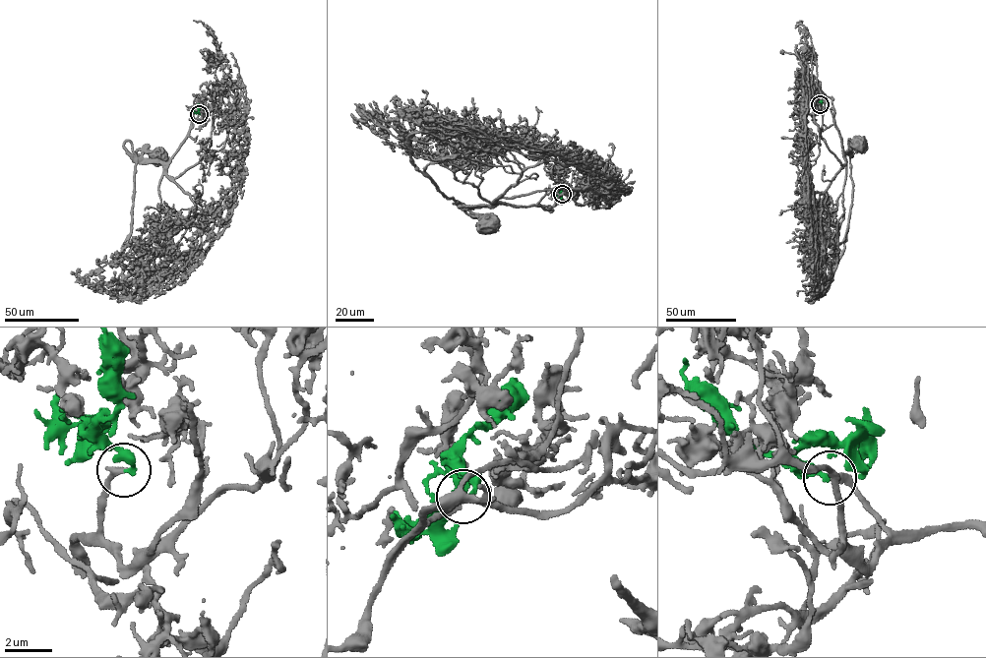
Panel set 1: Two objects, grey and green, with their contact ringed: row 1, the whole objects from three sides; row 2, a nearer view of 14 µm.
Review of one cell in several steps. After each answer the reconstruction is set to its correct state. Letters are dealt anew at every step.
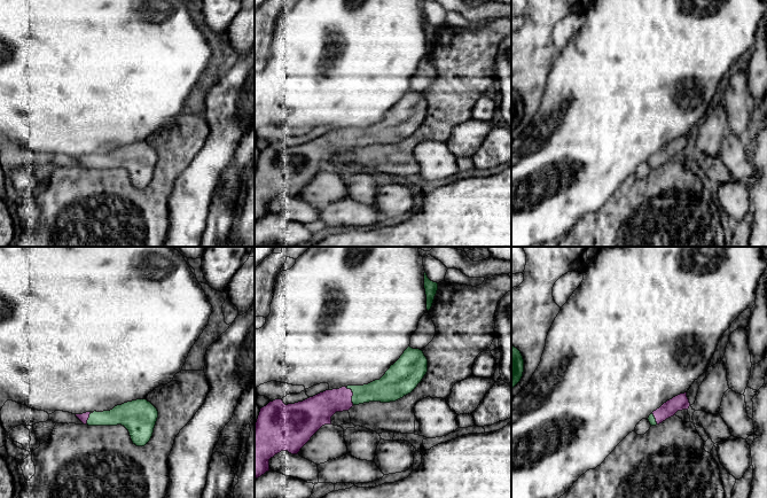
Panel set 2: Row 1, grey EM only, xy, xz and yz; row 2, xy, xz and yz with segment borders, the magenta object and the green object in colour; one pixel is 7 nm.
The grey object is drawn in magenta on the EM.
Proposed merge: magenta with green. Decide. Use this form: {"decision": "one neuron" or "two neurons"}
{"decision": "one neuron"}

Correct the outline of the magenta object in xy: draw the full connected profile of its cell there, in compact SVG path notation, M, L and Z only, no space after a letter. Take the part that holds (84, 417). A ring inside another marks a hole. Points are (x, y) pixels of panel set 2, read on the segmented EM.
M136 399L110 411L86 412L76 417L88 426L124 426L133 444L144 446L151 438L158 418L157 408L147 399Z

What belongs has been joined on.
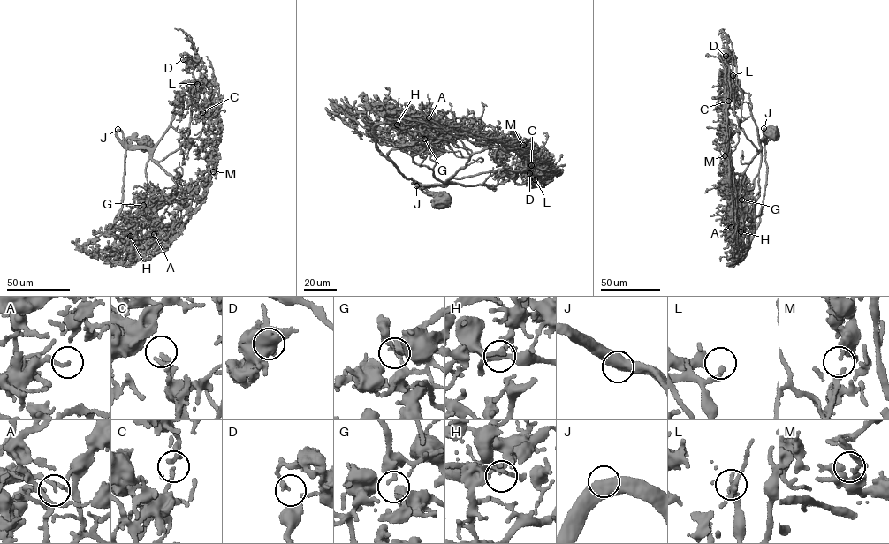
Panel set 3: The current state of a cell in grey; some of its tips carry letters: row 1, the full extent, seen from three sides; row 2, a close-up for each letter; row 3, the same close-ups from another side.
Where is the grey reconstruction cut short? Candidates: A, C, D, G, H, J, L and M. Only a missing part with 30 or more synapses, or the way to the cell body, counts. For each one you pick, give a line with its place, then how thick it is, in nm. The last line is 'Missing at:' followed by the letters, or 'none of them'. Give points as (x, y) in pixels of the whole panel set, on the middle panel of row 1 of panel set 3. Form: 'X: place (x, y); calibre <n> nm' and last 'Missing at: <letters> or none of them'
Missing at: none of them

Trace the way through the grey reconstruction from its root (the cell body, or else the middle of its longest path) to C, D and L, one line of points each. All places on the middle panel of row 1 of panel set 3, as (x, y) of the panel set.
C: (443, 199), (438, 194), (419, 187), (443, 185), (449, 179), (497, 169), (543, 172), (532, 161), (531, 165)
D: (443, 199), (419, 187), (498, 170), (516, 183), (529, 181), (535, 187), (529, 173)
L: (443, 199), (419, 187), (443, 185), (449, 179), (498, 169), (526, 170), (537, 176), (533, 176), (535, 179)

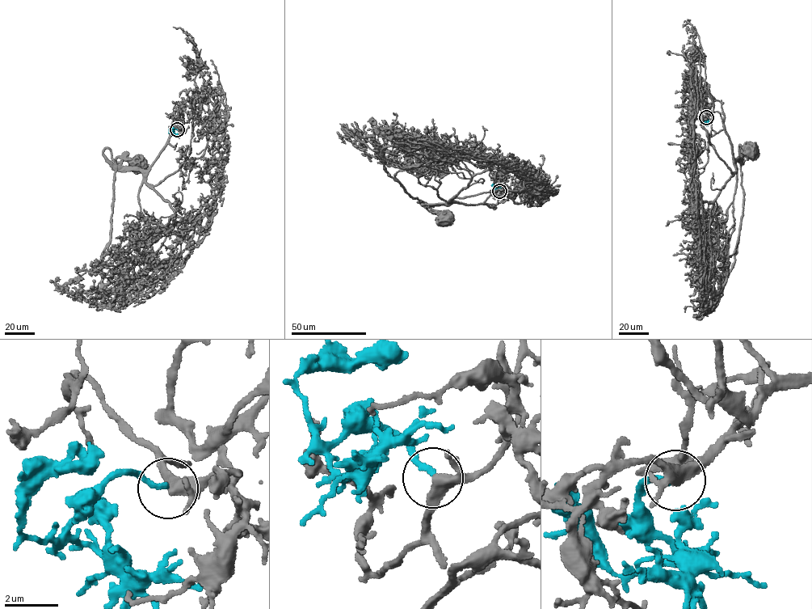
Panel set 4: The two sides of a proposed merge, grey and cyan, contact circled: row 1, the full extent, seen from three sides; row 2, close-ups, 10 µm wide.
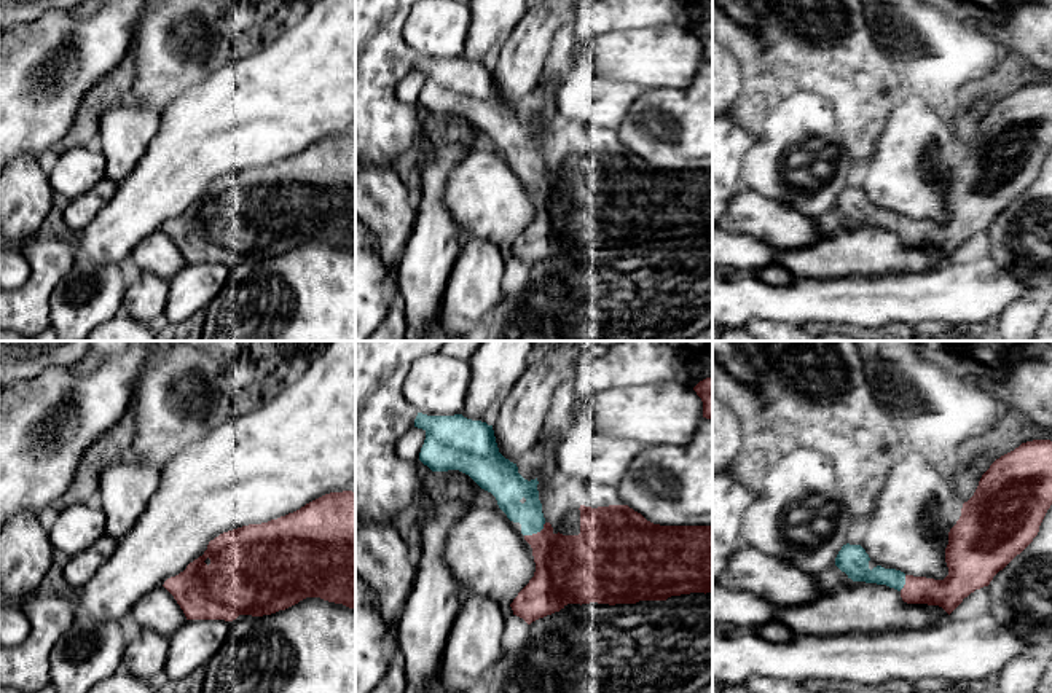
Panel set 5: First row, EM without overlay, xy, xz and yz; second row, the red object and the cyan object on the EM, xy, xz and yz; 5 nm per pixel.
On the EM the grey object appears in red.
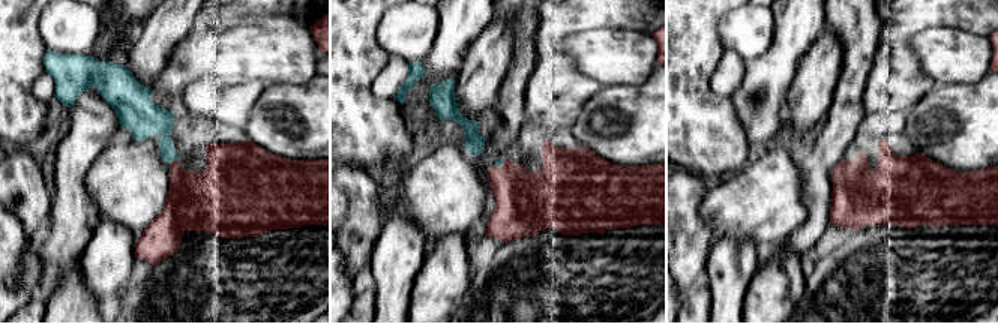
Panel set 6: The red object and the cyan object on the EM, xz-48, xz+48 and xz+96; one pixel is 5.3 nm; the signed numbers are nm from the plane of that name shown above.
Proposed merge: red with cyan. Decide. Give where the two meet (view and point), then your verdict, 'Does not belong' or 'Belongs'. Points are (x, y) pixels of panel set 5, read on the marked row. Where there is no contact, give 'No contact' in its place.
Touches red at xz (537, 532). Belongs

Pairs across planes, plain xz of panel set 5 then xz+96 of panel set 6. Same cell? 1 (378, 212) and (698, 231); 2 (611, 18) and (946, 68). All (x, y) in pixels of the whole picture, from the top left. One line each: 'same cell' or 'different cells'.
1: same cell
2: different cells

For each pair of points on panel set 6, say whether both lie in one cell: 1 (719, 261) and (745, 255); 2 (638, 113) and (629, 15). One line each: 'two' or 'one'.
1: one
2: two

